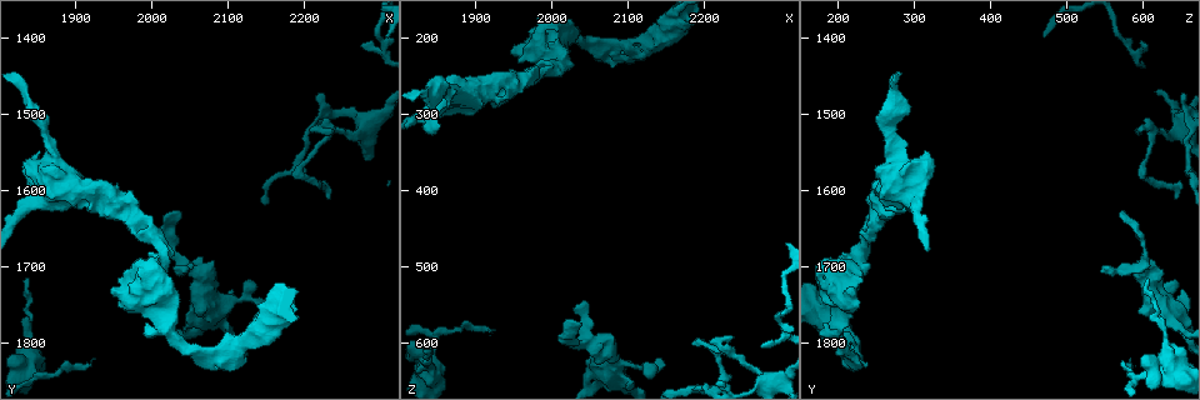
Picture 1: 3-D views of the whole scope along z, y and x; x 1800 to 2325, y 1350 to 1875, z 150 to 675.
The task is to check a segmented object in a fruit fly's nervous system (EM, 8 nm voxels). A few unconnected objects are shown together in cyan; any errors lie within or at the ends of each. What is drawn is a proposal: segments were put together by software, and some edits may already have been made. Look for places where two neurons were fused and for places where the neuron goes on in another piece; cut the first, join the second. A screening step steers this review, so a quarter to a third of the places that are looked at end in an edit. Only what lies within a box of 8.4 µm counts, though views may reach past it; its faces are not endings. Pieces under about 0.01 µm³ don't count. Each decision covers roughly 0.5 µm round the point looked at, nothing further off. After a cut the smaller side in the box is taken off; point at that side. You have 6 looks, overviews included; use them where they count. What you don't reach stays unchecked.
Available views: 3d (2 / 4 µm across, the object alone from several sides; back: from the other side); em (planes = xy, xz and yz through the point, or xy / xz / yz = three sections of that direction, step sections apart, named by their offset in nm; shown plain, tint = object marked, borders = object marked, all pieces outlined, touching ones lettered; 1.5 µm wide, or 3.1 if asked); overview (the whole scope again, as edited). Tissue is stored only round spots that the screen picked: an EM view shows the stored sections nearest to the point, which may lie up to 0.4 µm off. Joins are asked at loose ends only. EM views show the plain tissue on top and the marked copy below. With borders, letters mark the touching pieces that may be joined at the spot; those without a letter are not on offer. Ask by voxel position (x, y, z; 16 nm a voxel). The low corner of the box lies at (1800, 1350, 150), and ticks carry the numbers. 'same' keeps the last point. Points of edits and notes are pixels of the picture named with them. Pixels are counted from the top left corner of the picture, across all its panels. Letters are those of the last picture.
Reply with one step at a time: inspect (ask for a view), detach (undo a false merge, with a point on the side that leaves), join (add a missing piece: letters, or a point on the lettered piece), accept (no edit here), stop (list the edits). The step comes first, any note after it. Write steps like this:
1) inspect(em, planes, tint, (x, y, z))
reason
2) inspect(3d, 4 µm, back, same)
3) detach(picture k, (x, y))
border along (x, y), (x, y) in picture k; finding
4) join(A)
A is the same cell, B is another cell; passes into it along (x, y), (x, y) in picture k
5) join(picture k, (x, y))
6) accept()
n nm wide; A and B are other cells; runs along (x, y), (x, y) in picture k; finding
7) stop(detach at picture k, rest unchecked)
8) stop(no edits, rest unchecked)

inspect(em, planes, borders, (1915, 1830, 585))
an open end

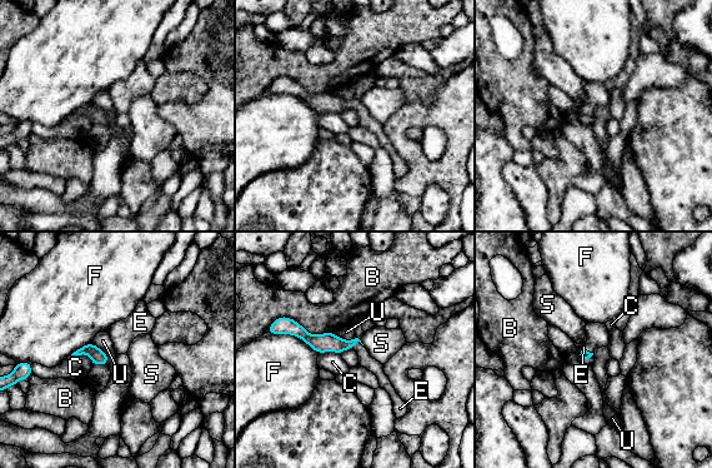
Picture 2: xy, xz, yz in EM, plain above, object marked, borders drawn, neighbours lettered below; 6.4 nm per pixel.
join(E)
E is the same cell, B, C, F, S and U are other cells; passes into it along (327, 342), (355, 343), (365, 359) in picture 2; the neuron continues

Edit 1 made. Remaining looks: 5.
inspect(em, xy, step 8, tint, (2040, 1700, 545))
branch stops here

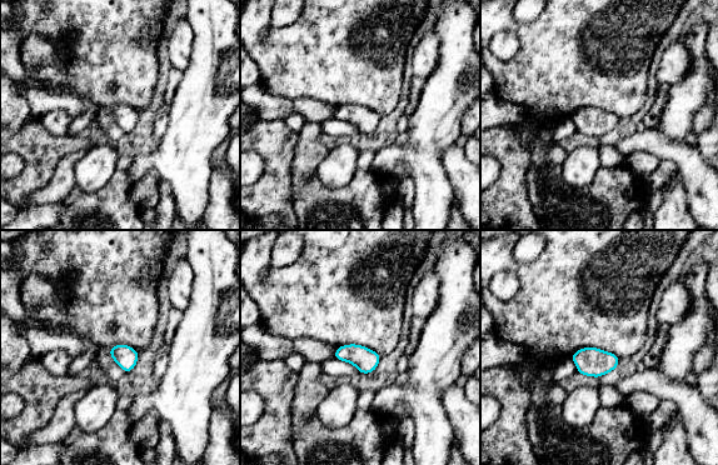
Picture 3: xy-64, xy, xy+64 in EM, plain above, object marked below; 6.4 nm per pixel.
inspect(em, xy, step 8, borders, same)

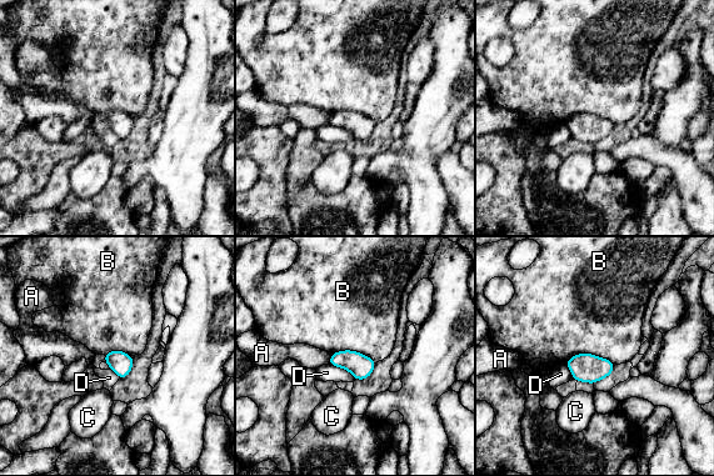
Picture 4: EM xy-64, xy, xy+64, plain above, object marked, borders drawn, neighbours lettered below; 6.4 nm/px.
accept()
A, B, C and D are other cells; border along (564, 361), (590, 352), (614, 365) in picture 4; none of them fits

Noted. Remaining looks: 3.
stop(join at picture 2, rest unchecked)

